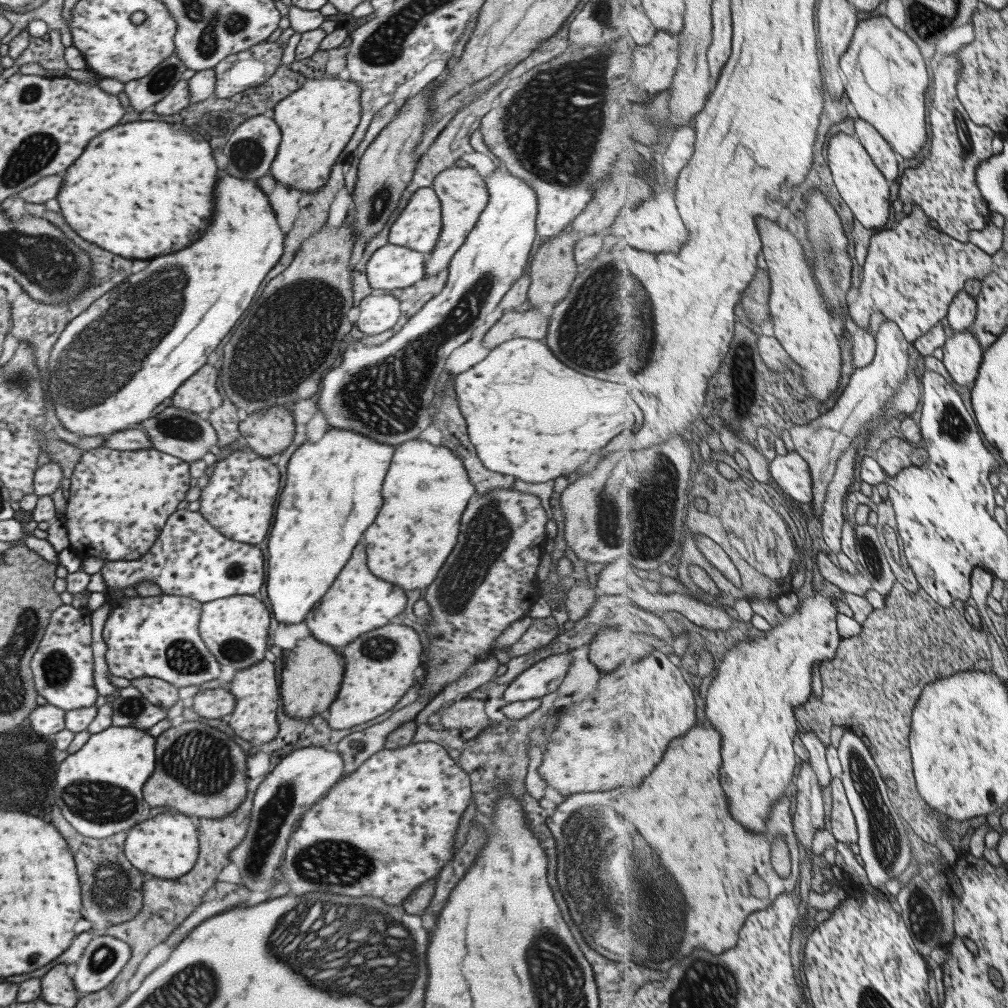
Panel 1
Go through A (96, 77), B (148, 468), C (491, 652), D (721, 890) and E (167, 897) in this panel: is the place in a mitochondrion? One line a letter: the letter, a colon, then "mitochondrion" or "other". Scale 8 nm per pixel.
A: other
B: other
C: other
D: other
E: other

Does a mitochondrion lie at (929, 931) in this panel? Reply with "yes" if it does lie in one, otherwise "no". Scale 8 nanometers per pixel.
yes

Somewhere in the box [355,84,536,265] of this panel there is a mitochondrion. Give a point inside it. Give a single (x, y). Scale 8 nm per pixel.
(381, 200)

